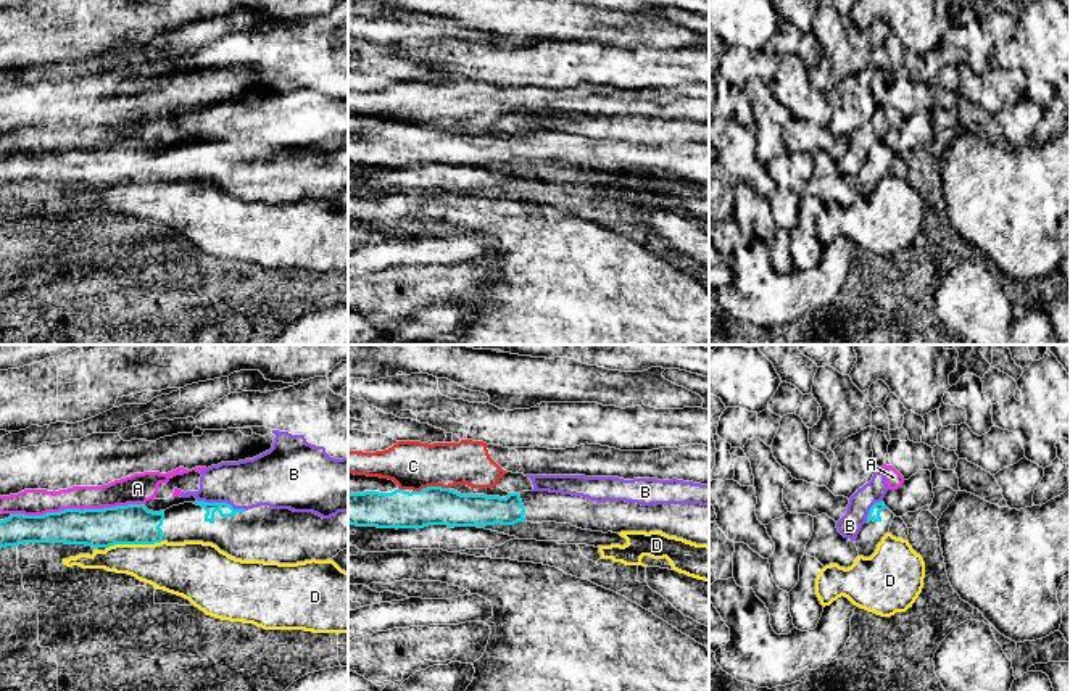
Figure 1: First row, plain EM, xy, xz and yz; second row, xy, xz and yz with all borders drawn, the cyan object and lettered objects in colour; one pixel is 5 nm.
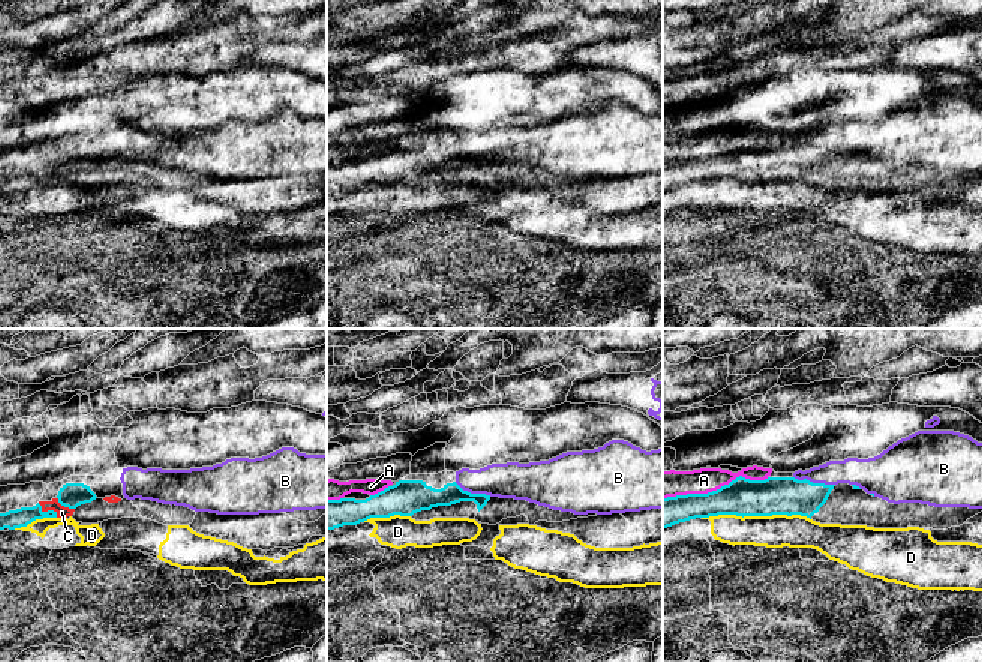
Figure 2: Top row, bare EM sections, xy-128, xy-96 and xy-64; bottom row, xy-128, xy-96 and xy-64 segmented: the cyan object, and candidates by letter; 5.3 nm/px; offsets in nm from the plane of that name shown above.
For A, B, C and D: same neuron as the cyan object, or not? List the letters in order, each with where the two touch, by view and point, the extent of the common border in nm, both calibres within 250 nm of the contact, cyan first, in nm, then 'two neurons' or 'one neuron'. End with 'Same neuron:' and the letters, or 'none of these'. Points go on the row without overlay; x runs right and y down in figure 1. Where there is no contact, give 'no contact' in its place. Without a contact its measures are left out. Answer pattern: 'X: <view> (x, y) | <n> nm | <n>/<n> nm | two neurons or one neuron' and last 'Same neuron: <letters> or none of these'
A: xy (76, 148) | 650 nm | 190/130 nm | two neurons
B: xy (221, 142) | 260 nm | 70/260 nm | two neurons
C: xz (431, 126) | 190 nm | 190/240 nm | two neurons
D: xy (134, 182) | 280 nm | 200/260 nm | two neurons
Same neuron: none of these

